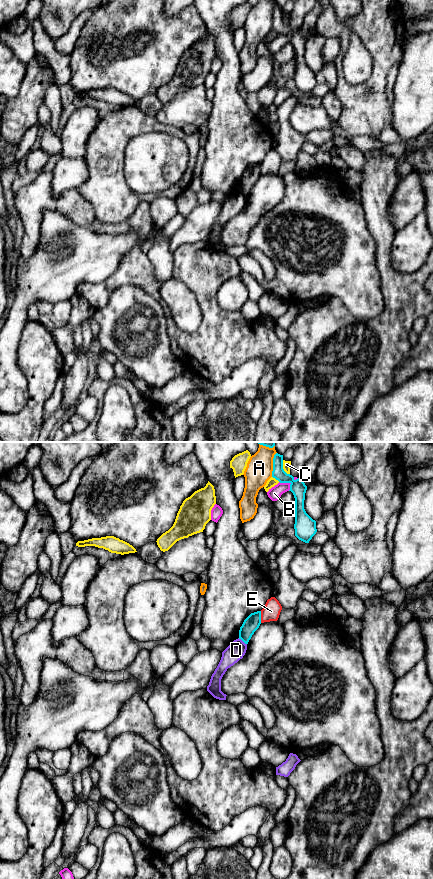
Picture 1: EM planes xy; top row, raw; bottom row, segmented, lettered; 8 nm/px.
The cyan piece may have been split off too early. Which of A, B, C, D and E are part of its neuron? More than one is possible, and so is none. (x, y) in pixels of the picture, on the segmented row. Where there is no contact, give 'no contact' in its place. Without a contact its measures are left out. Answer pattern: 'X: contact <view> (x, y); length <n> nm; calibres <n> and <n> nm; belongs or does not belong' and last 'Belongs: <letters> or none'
A: contact xy (273, 464); length 200 nm; calibres 100 and 220 nm; does not belong
B: contact xy (287, 482); length 120 nm; calibres 120 and 100 nm; does not belong
C: contact xy (282, 468); length 130 nm; calibres 120 and 60 nm; does not belong
D: contact xy (242, 640); length 90 nm; calibres 120 and 150 nm; does not belong
E: contact xy (260, 617); length 100 nm; calibres 120 and 140 nm; does not belong
Belongs: none

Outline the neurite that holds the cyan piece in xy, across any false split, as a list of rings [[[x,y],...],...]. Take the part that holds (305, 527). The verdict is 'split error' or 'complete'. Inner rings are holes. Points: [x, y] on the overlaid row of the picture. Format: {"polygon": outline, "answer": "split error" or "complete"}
{"polygon": [[[276,453],[273,458],[272,477],[280,483],[289,483],[290,490],[295,498],[295,536],[309,543],[312,537],[316,534],[316,521],[313,520],[304,509],[304,500],[307,486],[301,478],[294,479],[290,474],[287,474],[283,469],[283,455]]], "answer": "complete"}

